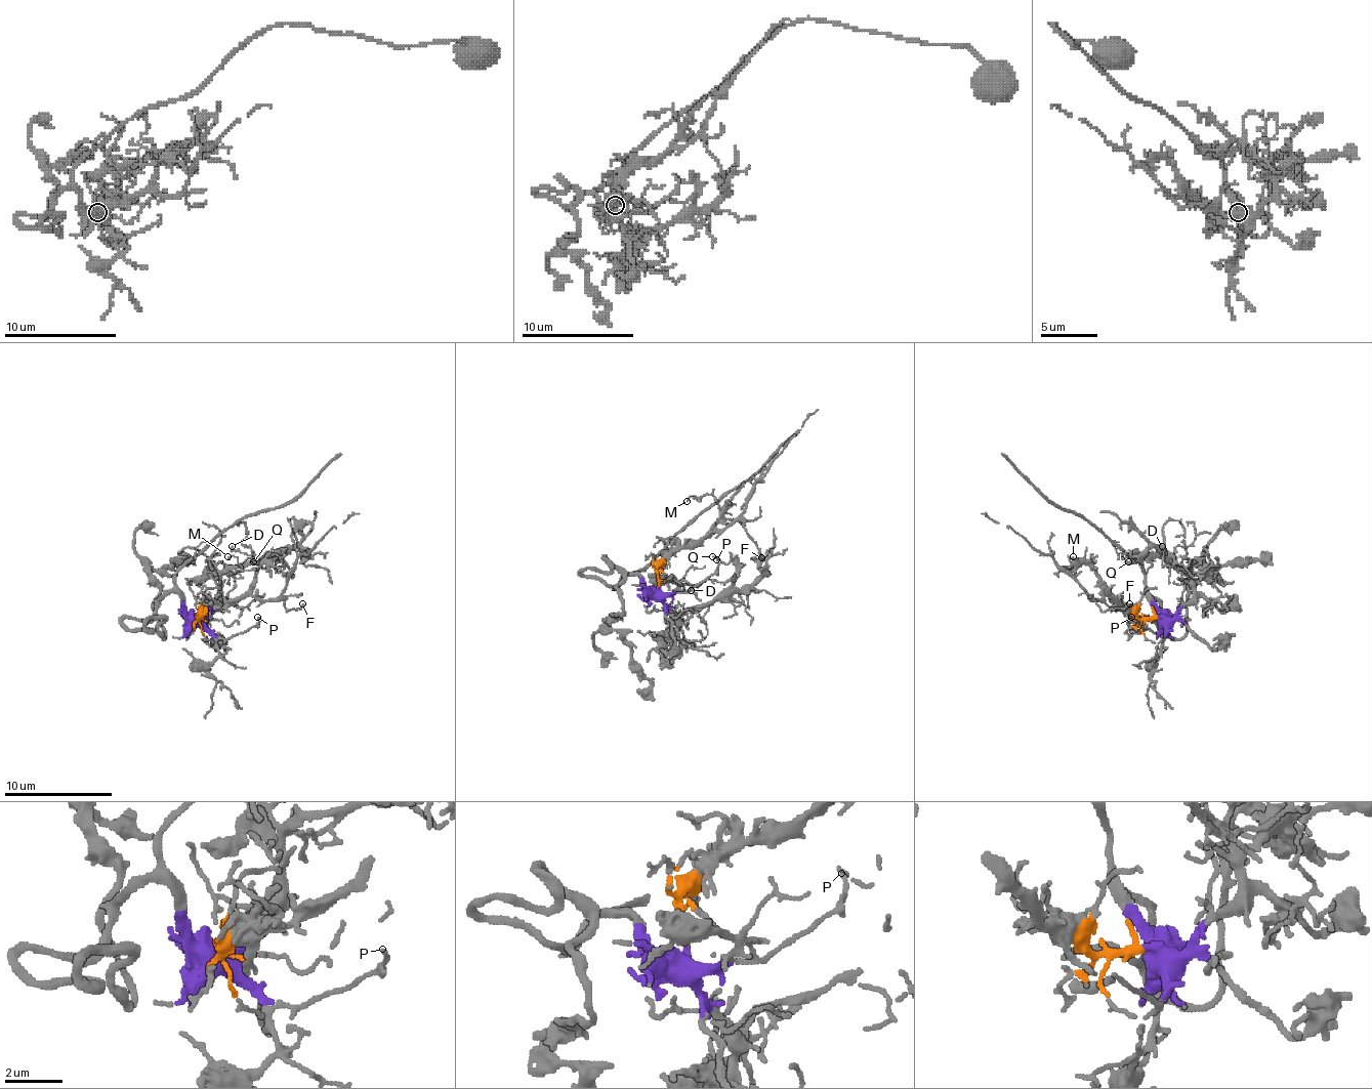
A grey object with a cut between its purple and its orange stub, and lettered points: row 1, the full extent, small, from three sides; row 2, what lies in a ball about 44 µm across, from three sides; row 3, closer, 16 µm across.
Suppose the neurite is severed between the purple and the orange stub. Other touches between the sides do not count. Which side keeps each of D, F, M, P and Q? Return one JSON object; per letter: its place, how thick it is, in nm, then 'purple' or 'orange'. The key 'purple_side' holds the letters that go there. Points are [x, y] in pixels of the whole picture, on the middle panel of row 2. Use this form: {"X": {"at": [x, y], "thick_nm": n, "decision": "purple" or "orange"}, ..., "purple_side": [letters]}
{"D": {"at": [691, 590], "thick_nm": 140, "decision": "purple"}, "F": {"at": [761, 557], "thick_nm": 120, "decision": "orange"}, "M": {"at": [687, 501], "thick_nm": 110, "decision": "orange"}, "P": {"at": [716, 559], "thick_nm": 110, "decision": "purple"}, "Q": {"at": [712, 556], "thick_nm": 130, "decision": "purple"}, "purple_side": ["D", "P", "Q"]}

